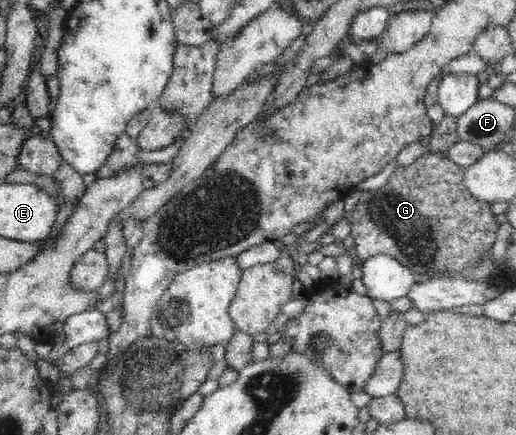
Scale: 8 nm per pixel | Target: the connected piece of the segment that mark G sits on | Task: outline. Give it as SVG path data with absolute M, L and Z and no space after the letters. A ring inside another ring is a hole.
M427 151L412 164L397 166L388 183L381 188L365 191L348 216L355 247L352 252L364 260L377 254L387 254L406 266L414 274L424 277L430 273L444 274L444 270L462 270L468 264L480 264L482 257L492 248L500 224L490 210L492 203L478 200L467 191L463 183L465 168L448 157L448 151Z

